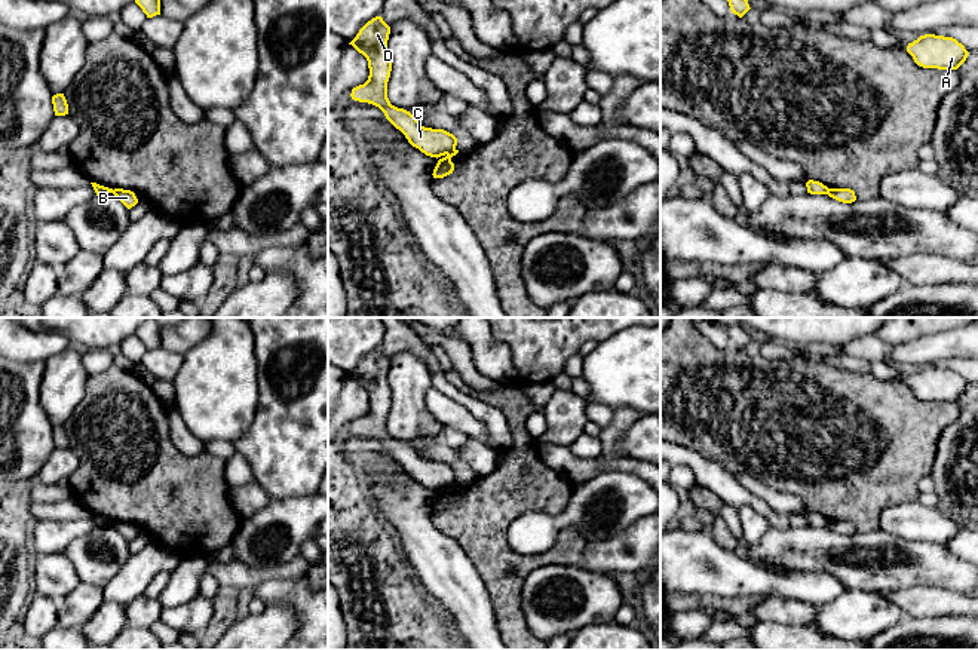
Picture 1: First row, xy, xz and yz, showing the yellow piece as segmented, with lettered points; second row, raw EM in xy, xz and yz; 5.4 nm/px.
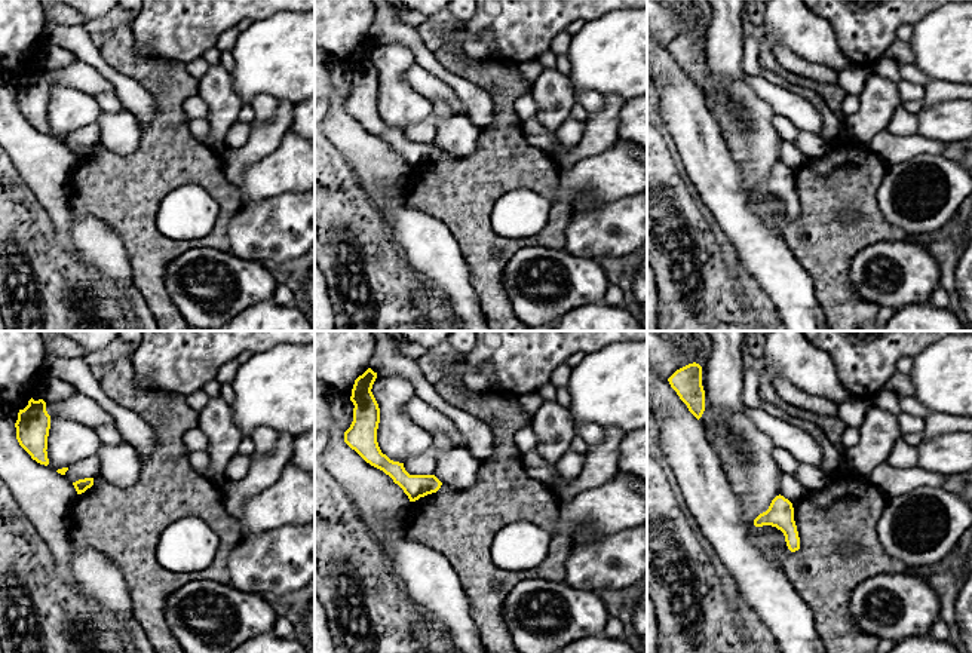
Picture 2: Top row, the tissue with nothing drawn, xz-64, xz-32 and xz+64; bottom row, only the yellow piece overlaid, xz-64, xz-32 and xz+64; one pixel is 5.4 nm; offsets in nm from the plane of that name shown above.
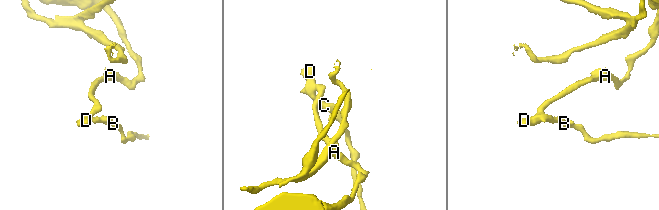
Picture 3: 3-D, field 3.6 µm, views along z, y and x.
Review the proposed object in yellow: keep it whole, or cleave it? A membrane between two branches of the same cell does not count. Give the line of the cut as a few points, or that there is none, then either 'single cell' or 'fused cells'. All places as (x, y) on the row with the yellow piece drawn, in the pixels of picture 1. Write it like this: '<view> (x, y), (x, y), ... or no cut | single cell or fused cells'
xz (454, 149), (447, 155) | fused cells

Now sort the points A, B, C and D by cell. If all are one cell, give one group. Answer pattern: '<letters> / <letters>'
A C D / B

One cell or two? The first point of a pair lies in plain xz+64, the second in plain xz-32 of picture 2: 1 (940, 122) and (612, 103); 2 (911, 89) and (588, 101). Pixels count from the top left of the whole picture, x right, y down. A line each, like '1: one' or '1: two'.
1: two
2: one

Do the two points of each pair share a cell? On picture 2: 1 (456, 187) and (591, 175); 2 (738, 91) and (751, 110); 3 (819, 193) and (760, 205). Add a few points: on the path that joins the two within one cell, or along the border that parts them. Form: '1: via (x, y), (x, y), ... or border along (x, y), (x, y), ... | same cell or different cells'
1: border along (561, 174), (554, 198), (563, 199), (572, 211) | different cells
2: via (738, 95), (747, 106) | same cell
3: border along (784, 208), (779, 226), (785, 238) | different cells

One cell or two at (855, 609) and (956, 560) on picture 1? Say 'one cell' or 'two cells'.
one cell

